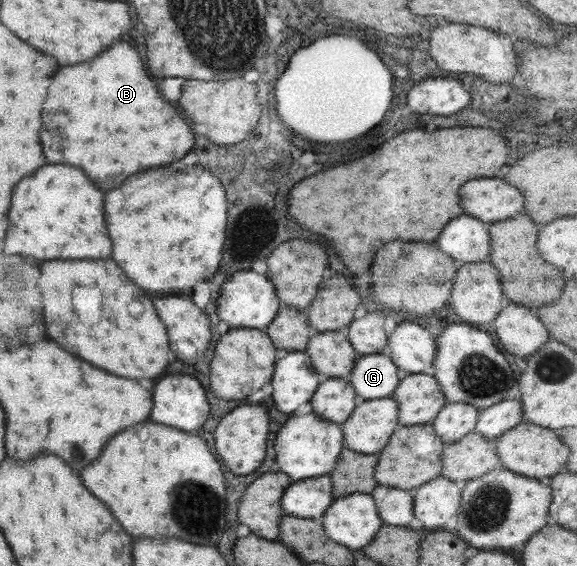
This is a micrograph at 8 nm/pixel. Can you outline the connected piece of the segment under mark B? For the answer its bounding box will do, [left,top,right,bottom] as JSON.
[40,43,192,191]

